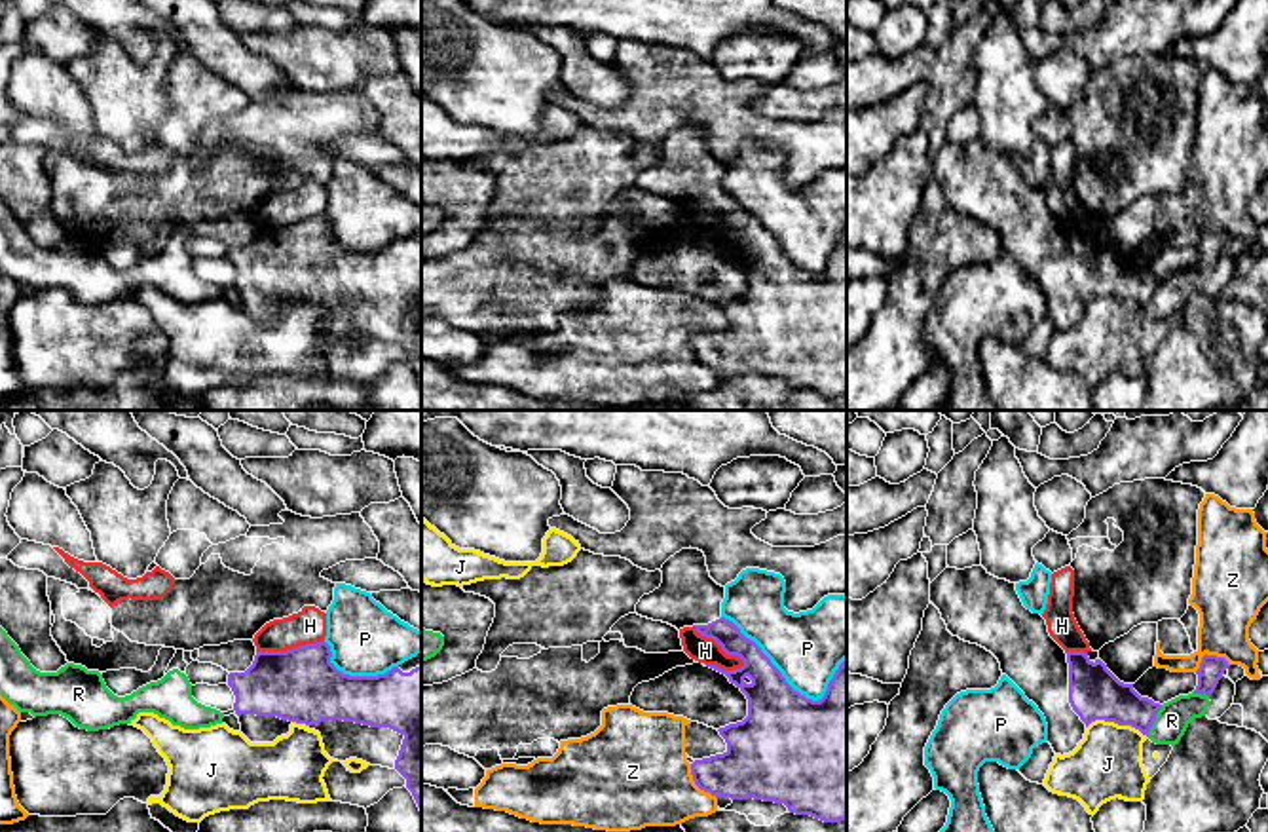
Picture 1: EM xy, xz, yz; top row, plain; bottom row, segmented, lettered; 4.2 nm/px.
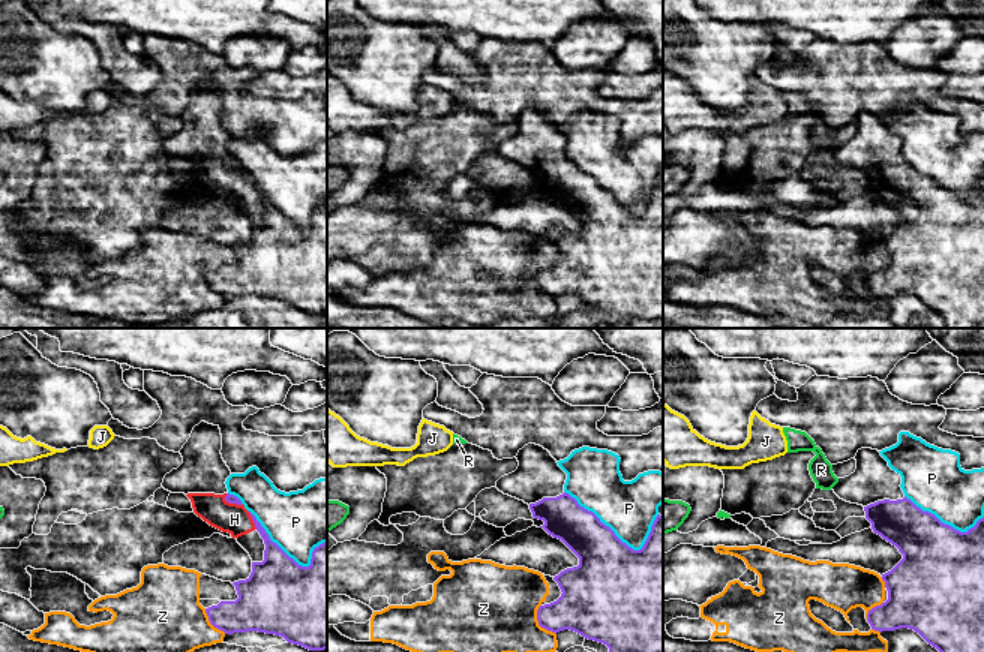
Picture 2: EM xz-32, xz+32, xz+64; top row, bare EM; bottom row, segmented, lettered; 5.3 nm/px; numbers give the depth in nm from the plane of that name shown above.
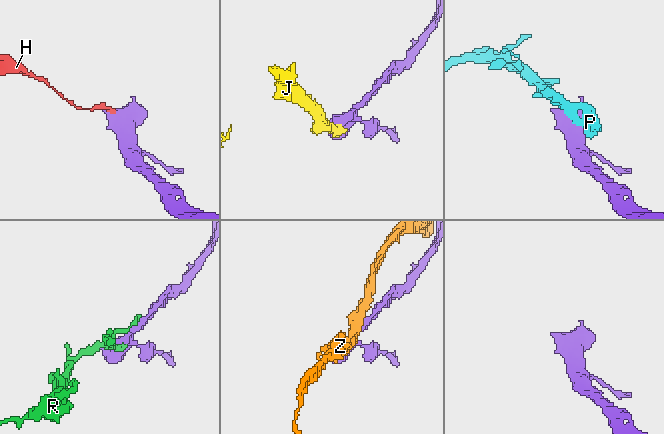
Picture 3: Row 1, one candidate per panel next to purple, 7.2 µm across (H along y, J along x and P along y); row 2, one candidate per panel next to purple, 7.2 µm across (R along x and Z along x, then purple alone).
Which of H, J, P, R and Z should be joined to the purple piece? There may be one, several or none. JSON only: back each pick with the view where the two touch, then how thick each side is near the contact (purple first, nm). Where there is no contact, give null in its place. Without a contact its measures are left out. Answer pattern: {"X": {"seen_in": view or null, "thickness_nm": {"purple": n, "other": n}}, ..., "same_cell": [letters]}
{"same_cell": []}

